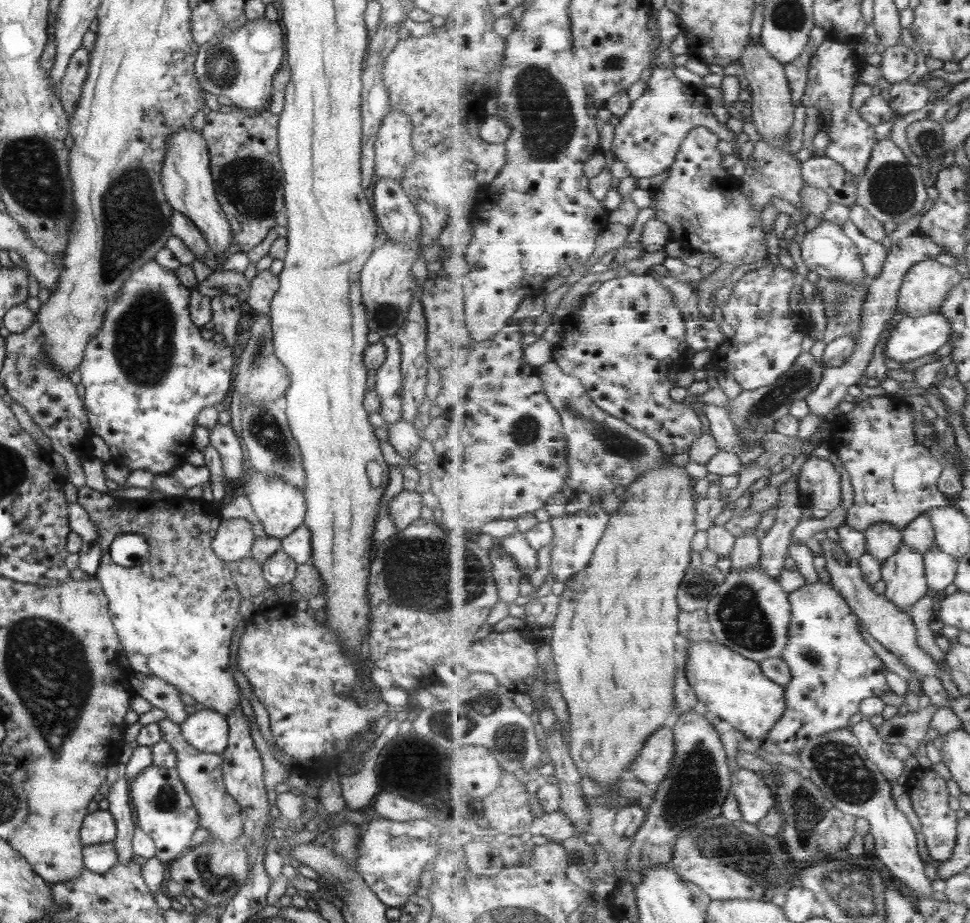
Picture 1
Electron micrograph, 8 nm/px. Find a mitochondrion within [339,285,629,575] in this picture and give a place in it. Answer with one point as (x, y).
(527, 431)

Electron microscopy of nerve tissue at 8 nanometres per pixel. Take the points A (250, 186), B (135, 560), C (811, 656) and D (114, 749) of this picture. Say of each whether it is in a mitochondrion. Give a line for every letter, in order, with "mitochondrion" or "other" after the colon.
A: mitochondrion
B: other
C: mitochondrion
D: other

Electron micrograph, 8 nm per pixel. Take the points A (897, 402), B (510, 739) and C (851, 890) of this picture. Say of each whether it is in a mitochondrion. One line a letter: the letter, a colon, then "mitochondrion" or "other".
A: other
B: mitochondrion
C: mitochondrion

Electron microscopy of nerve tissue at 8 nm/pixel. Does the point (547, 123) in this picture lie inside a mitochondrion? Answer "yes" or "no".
yes

